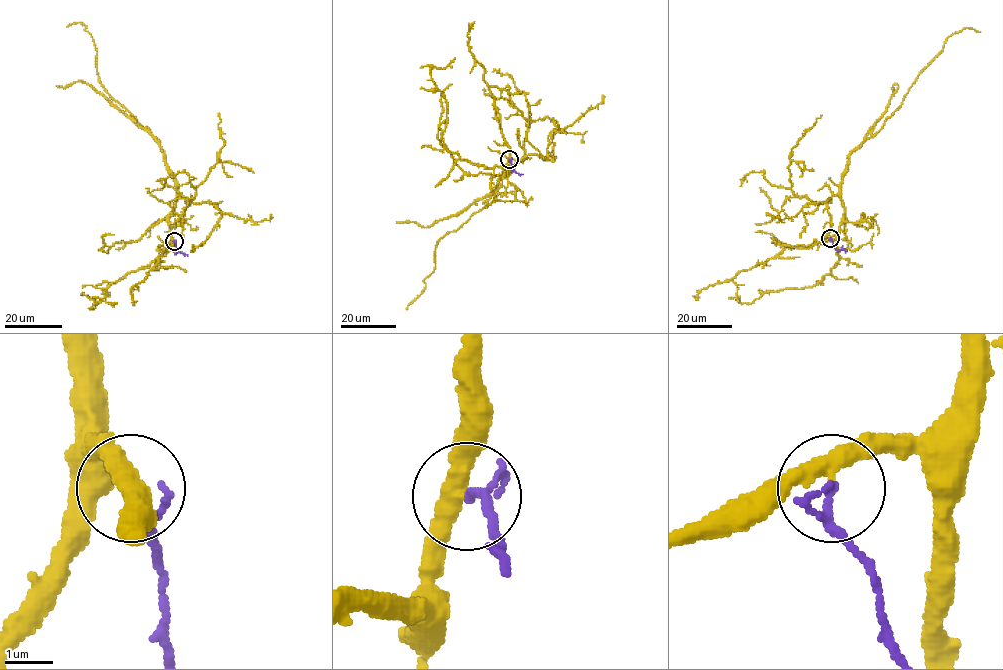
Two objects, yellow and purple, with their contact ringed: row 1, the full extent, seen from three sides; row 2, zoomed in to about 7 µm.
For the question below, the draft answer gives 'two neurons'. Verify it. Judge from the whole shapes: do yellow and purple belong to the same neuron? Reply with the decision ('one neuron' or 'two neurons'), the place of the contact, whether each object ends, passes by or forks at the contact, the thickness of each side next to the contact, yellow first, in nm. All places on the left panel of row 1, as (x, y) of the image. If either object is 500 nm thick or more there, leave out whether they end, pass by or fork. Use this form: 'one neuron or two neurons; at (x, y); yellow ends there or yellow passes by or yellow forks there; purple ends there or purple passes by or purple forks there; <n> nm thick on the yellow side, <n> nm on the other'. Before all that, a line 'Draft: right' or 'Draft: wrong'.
Draft: wrong
one neuron; at (174, 241); yellow passes by; purple passes by; 340 nm thick on the yellow side, 110 nm on the other

